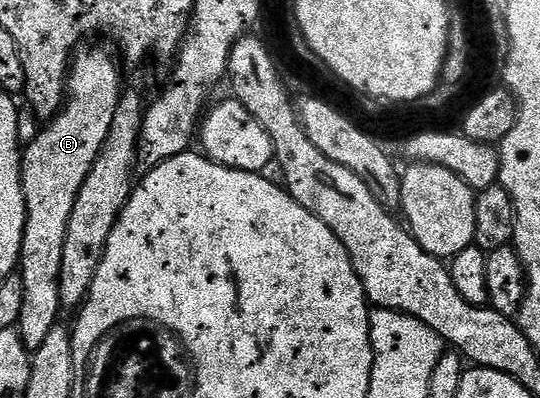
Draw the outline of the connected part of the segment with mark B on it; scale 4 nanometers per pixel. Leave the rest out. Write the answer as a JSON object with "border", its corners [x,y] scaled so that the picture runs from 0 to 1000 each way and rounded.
{"border":[[[167,118],[161,128],[146,126],[130,161],[126,246],[117,256],[113,279],[72,327],[69,344],[59,357],[46,362],[41,382],[41,472],[44,475],[44,495],[48,497],[48,573],[44,575],[44,595],[41,598],[37,688],[44,706],[44,776],[37,776],[37,807],[30,829],[41,844],[48,879],[57,887],[67,877],[74,877],[74,867],[81,867],[81,854],[89,849],[89,837],[96,837],[96,827],[109,809],[107,791],[111,794],[111,784],[115,781],[115,759],[111,756],[111,646],[119,646],[119,595],[126,595],[126,545],[133,545],[133,515],[141,515],[141,495],[148,485],[148,465],[156,465],[163,435],[170,435],[170,415],[193,364],[193,344],[200,344],[200,324],[207,324],[207,294],[215,294],[215,264],[222,254],[228,226],[226,188],[219,181],[219,158],[211,151],[207,131],[194,128],[189,118]]]}

